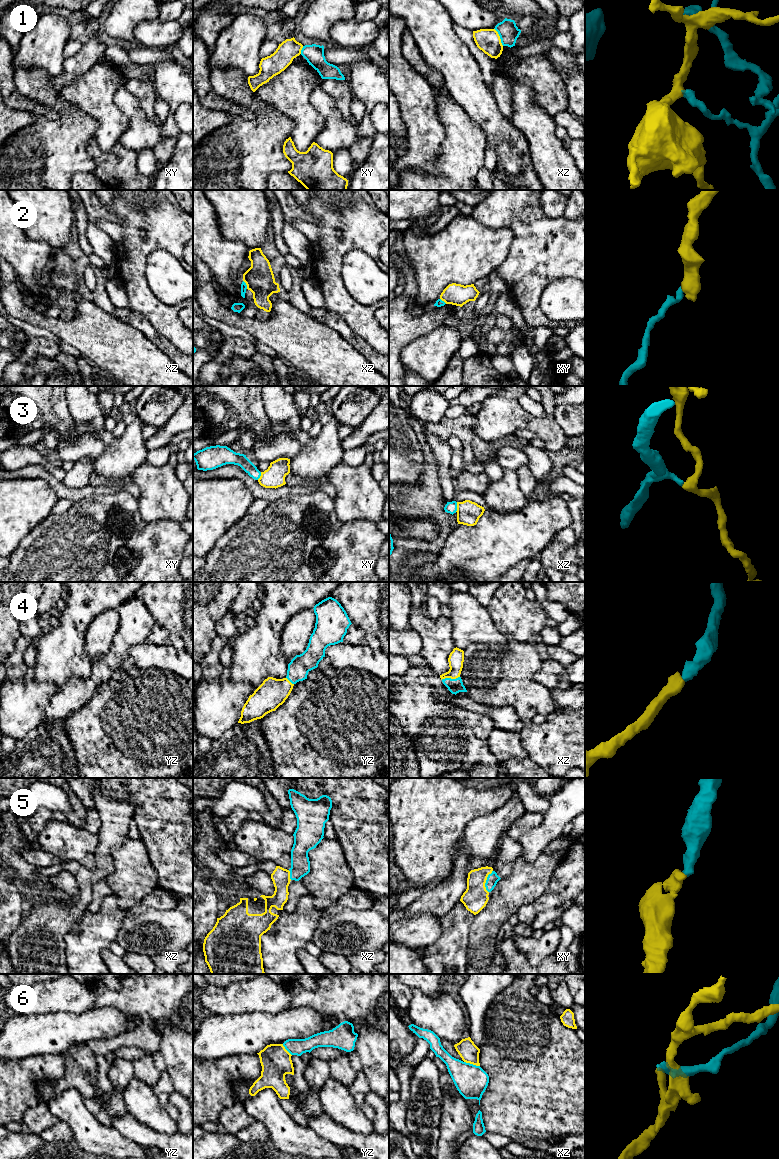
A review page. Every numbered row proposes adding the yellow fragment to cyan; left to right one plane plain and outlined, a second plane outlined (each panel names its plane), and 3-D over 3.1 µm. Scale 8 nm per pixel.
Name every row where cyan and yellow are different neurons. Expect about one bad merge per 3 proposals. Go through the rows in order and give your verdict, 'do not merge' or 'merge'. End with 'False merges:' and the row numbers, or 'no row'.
1: do not merge
2: do not merge
3: do not merge
4: merge
5: merge
6: do not merge
False merges: 1, 2, 3, 6

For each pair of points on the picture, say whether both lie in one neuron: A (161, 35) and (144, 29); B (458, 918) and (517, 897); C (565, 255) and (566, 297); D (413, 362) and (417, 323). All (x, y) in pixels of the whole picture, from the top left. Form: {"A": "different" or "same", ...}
{"A": "same", "B": "different", "C": "different", "D": "different"}

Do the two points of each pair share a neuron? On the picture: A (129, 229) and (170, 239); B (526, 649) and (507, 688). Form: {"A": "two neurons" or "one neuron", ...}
{"A": "one neuron", "B": "one neuron"}

